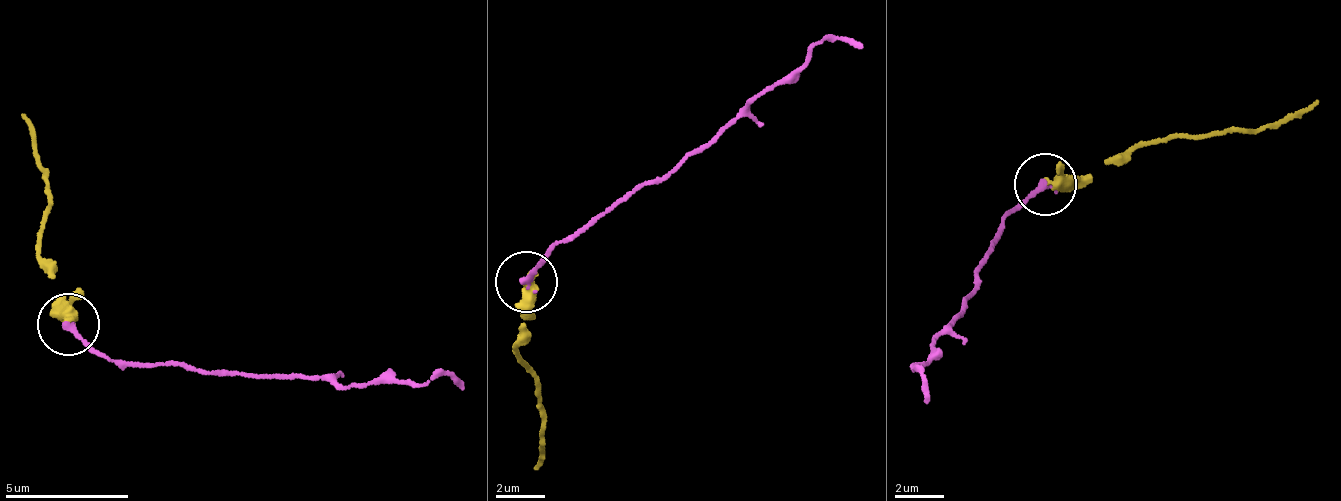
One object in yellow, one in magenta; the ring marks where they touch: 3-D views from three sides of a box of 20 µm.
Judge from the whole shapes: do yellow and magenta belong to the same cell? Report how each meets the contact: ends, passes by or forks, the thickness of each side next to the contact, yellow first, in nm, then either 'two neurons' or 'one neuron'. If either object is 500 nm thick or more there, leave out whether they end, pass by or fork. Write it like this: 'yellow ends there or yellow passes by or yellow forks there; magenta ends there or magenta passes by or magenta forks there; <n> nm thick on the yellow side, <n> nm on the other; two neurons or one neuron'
yellow passes by; magenta ends there; 340 nm thick on the yellow side, 240 nm on the other; one neuron

